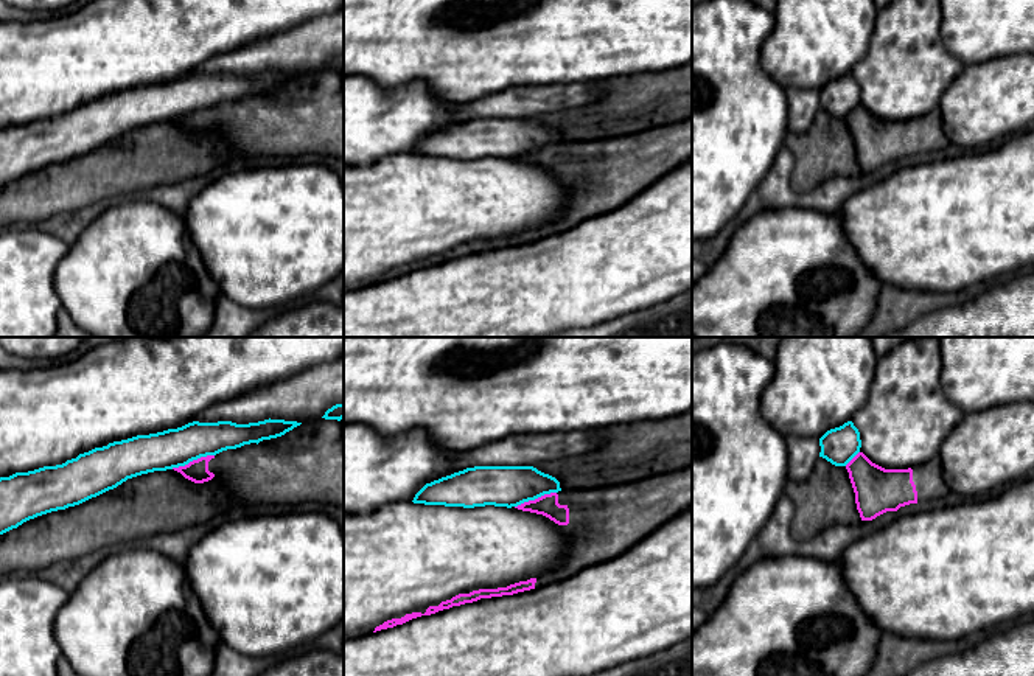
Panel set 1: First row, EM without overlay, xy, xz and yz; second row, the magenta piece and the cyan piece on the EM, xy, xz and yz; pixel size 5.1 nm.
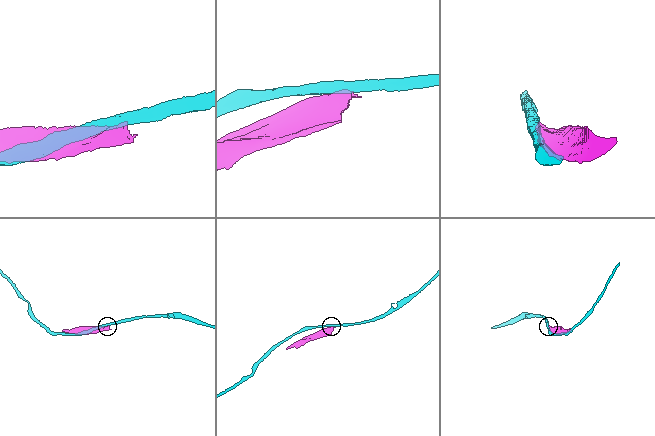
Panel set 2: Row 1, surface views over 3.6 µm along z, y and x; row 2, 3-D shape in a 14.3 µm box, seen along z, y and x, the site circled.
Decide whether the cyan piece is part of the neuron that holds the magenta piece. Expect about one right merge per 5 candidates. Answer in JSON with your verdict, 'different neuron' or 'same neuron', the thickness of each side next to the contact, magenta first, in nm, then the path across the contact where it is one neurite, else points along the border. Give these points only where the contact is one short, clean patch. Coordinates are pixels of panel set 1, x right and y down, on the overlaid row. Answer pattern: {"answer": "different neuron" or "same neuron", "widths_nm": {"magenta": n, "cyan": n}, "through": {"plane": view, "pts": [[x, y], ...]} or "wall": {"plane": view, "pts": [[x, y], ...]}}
{"answer": "different neuron", "widths_nm": {"magenta": 120, "cyan": 200}, "wall": {"plane": "xy", "pts": [[213, 454], [171, 468]]}}

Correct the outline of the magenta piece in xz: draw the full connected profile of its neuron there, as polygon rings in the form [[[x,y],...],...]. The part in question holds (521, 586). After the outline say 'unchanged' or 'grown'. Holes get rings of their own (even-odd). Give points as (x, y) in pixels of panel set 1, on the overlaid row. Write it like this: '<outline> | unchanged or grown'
[[[692,465],[625,485],[561,490],[524,502],[515,508],[549,517],[569,538],[571,550],[555,573],[547,572],[507,587],[459,594],[438,606],[429,606],[424,614],[412,612],[387,620],[373,632],[480,598],[513,595],[569,578],[583,567],[614,559],[690,507]]] | grown

